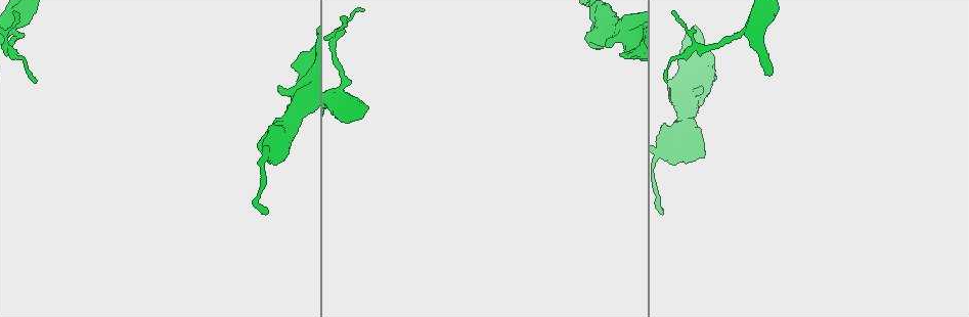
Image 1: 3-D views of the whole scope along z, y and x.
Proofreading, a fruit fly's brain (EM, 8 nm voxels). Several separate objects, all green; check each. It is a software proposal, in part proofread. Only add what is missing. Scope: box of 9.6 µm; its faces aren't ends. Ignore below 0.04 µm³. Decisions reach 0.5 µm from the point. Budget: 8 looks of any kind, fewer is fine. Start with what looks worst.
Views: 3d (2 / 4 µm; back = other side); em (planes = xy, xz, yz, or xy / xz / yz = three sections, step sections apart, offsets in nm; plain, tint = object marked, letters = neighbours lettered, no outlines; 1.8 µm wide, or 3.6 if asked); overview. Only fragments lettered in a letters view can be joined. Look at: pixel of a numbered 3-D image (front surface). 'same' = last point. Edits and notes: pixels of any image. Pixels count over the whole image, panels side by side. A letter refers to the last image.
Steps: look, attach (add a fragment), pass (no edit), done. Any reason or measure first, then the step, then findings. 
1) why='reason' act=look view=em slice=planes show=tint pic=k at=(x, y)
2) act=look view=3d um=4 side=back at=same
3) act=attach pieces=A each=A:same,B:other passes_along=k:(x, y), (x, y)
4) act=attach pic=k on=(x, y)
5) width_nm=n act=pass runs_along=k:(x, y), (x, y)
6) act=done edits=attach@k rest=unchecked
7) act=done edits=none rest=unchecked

why='stops while still wide' act=look view=em slice=yz step=4 show=tint pic=1 at=(302, 53)

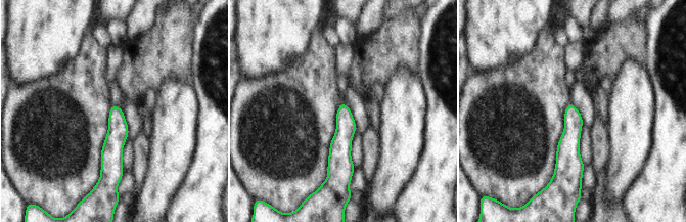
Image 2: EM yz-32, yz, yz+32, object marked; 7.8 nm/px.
act=look view=em slice=yz step=4 show=letters at=same

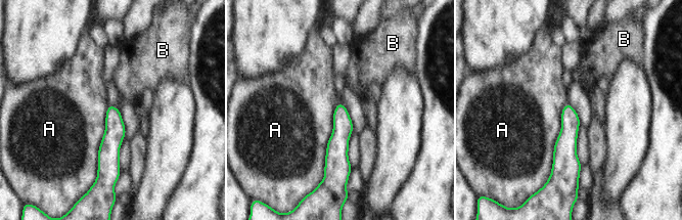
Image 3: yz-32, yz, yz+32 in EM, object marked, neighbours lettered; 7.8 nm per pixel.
act=pass each=A:other,B:other border=3:(338, 100), (322, 178) found='no lettered fragment goes on from it'

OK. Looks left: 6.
why='tapers out' act=look view=em slice=xz step=16 show=letters pic=1 at=(665, 81)

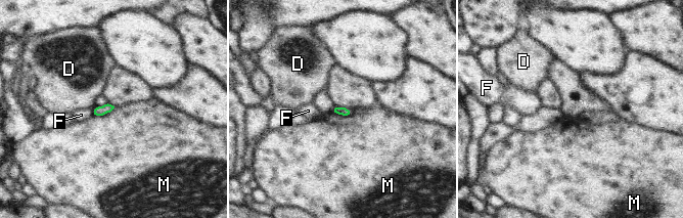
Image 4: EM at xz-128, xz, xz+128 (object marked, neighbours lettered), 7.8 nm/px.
act=look view=em slice=planes show=letters at=same

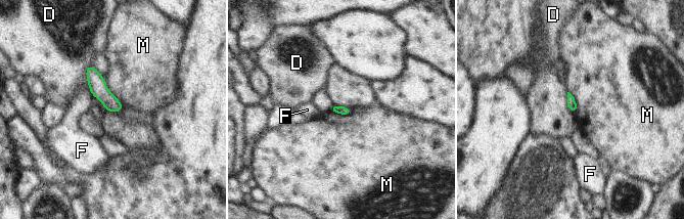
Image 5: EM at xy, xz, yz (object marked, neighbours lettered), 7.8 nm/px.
act=pass each=D:other,F:other,M:other border=5:(103, 77), (107, 89), (123, 104) found='no lettered fragment goes on from it'

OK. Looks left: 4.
why='free end' act=look view=em um=3.6 slice=planes show=letters pic=1 at=(704, 156)

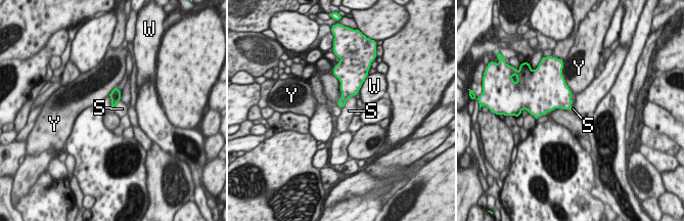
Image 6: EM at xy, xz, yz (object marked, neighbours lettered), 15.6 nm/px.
act=pass each=S:other,W:other,Y:other found='none of them fits'

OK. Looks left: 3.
act=done edits=none rest=unchecked

